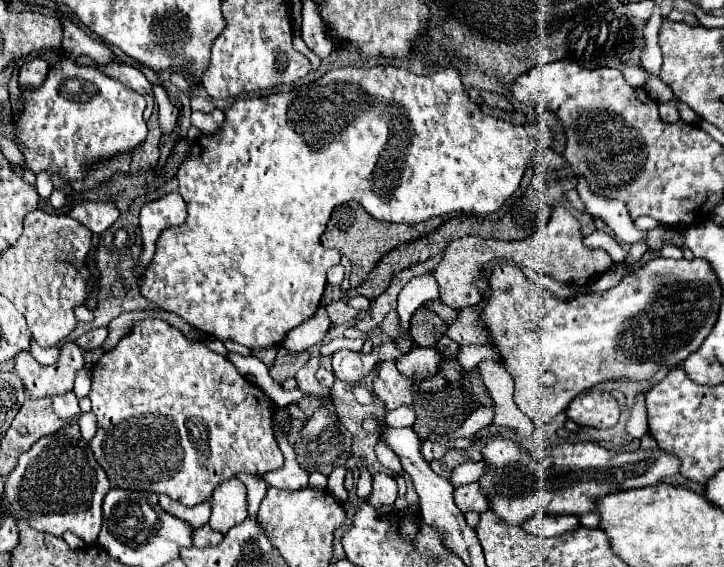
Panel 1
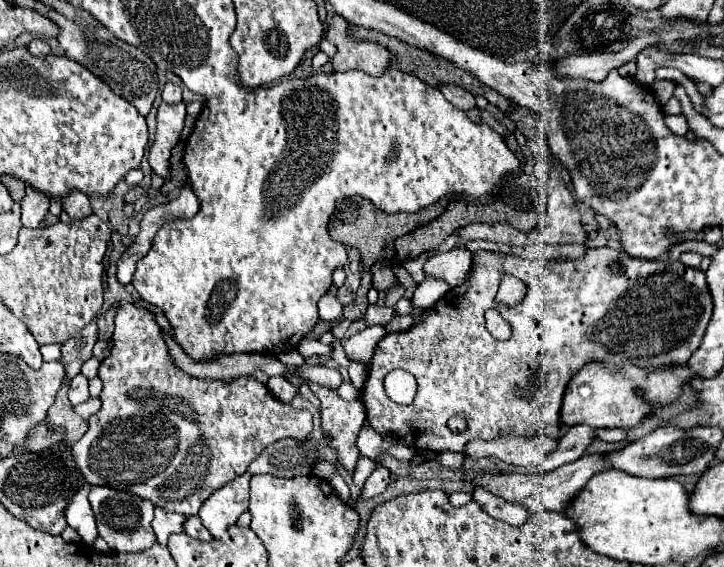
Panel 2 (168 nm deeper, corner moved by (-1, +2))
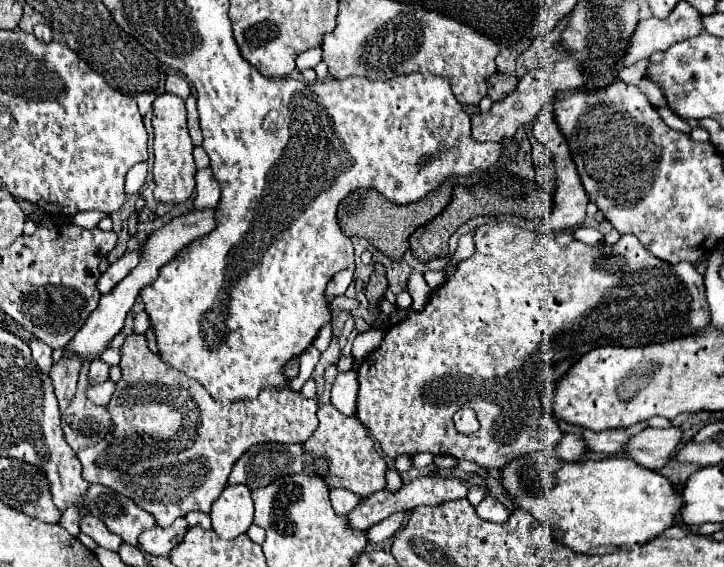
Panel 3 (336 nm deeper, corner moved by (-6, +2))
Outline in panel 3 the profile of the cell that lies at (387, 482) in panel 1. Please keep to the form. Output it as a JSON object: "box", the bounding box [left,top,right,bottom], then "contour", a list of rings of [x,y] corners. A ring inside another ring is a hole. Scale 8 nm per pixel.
{"box":[303,405,387,497],"contour":[[[321,405],[317,411],[319,417],[319,427],[313,433],[311,441],[303,443],[303,449],[307,453],[307,465],[305,471],[309,475],[315,475],[311,461],[315,455],[325,455],[329,459],[329,475],[325,477],[325,483],[329,485],[329,489],[333,487],[345,487],[361,497],[369,497],[377,491],[381,491],[385,487],[385,469],[387,463],[385,459],[375,451],[373,441],[369,437],[369,433],[365,431],[363,423],[351,415],[343,415],[341,411],[337,411],[333,405]]]}

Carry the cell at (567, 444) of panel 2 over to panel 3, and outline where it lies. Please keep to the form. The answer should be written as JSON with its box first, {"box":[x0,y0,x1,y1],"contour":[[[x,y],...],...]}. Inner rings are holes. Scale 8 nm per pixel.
{"box":[583,423,645,455],"contour":[[[645,423],[627,427],[627,429],[603,429],[599,433],[593,431],[583,431],[583,441],[585,441],[585,449],[587,453],[607,453],[607,455],[619,455],[625,441],[629,437],[633,437],[635,433],[639,433],[641,429],[645,429]]]}

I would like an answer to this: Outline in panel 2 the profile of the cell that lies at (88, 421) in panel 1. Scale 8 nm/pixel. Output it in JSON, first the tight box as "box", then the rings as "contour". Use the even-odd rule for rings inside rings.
{"box":[74,397,102,419],"contour":[[[90,397],[90,399],[88,399],[88,401],[84,401],[82,405],[76,405],[76,407],[74,407],[74,411],[76,411],[78,415],[82,415],[84,419],[90,419],[94,413],[98,413],[100,405],[102,405],[100,397]]]}

